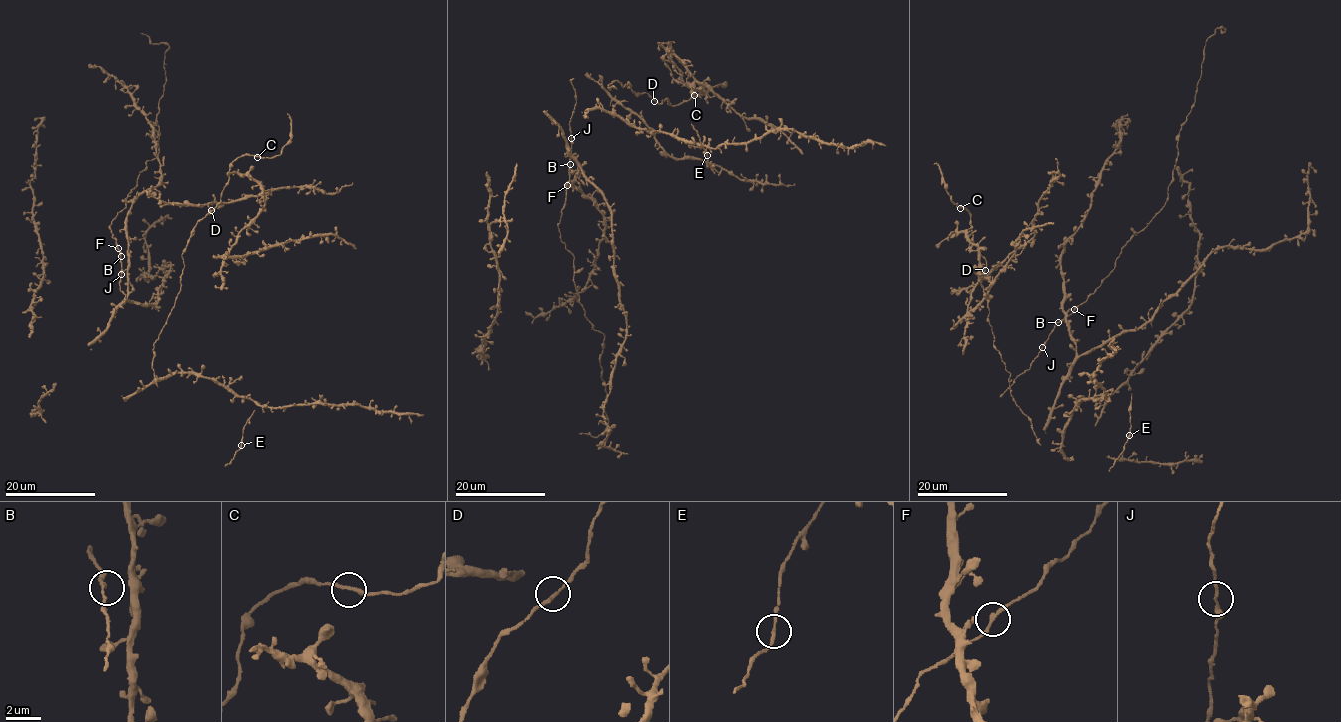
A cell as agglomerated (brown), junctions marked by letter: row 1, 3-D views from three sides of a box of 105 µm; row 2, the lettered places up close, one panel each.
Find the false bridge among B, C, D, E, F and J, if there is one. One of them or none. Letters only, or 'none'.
none

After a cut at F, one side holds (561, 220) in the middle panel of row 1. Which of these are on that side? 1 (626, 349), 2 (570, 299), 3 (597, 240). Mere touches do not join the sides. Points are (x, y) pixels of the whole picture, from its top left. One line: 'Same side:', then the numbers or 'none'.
Same side: none

